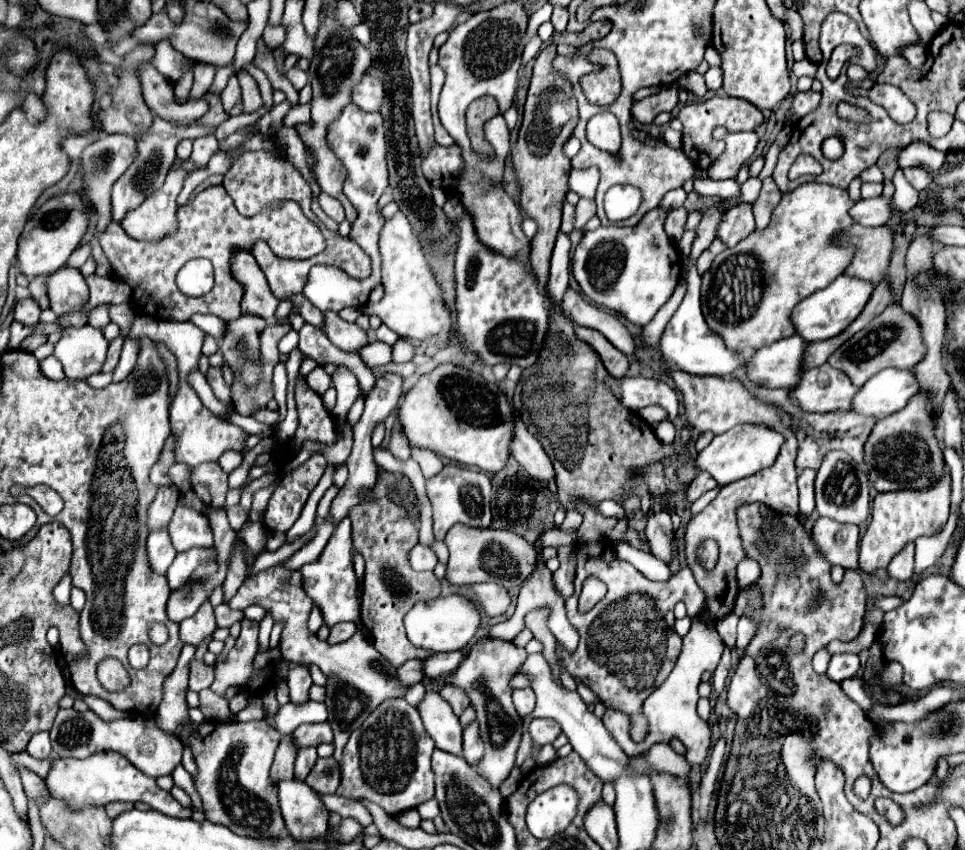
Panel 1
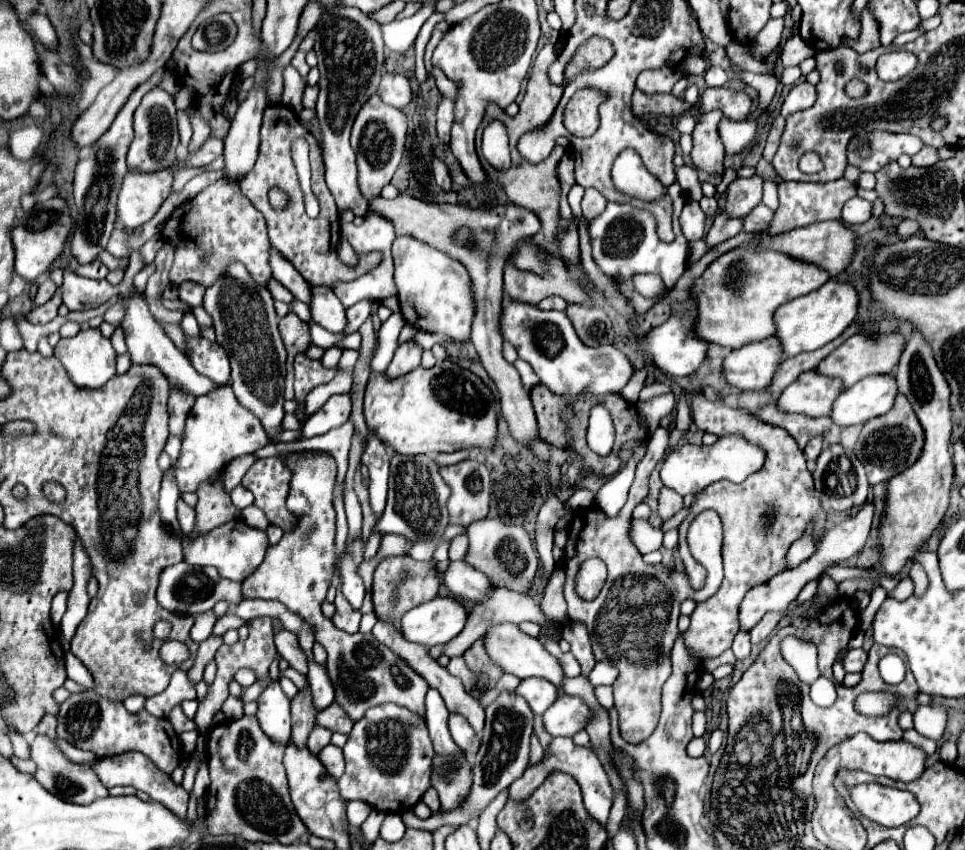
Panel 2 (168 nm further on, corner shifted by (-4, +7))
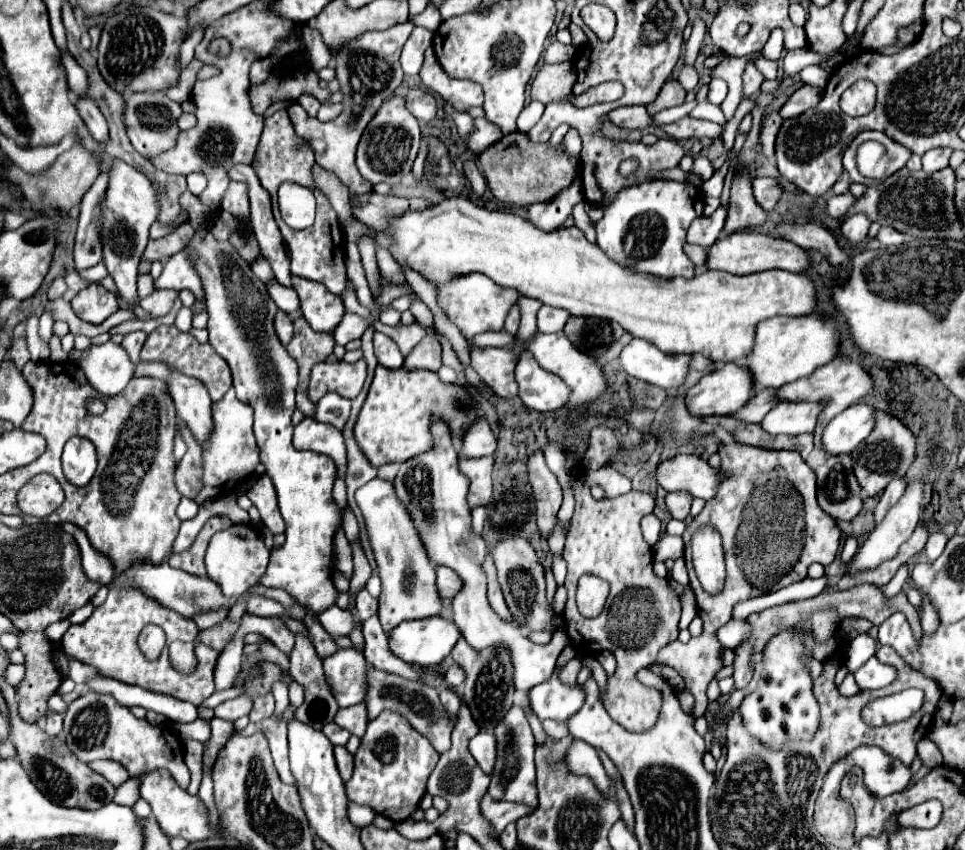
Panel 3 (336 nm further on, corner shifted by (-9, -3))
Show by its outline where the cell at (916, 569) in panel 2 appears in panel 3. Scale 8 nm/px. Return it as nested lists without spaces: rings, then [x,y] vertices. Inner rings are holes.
[[[923,593],[923,601],[921,601],[921,627],[923,627],[923,633],[933,633],[937,629],[937,625],[939,625],[937,611],[935,611],[933,603]]]

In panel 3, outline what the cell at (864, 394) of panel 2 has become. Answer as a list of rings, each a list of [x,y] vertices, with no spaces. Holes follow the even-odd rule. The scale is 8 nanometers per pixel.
[[[855,403],[841,411],[825,427],[823,445],[829,455],[851,453],[875,427],[875,407],[867,403]]]

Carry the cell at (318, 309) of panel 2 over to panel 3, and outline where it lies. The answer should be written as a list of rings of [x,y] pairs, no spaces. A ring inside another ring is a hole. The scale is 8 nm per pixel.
[[[293,277],[293,287],[301,301],[301,313],[311,329],[321,333],[333,333],[345,315],[343,299],[329,293],[323,283],[305,281],[301,277]]]

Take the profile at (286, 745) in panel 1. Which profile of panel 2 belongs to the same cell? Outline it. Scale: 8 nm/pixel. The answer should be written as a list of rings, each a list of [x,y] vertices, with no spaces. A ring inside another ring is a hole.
[[[306,683],[306,687],[292,699],[292,741],[296,745],[306,745],[306,739],[316,725],[316,713],[318,709],[312,705],[310,683]]]

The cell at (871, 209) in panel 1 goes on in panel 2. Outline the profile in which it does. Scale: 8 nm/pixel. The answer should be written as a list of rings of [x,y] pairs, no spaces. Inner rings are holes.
[[[852,197],[850,201],[844,203],[842,209],[842,221],[844,223],[866,223],[870,219],[870,211],[872,211],[872,203],[864,201],[860,197]]]

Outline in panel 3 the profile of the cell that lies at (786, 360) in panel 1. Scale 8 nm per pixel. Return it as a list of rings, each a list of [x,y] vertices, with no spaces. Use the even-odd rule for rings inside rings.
[[[727,363],[689,391],[687,407],[693,415],[733,415],[753,397],[753,387],[755,379],[747,365]]]

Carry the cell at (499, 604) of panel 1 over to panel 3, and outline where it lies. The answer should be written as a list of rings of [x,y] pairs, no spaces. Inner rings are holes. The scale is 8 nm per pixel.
[[[437,567],[437,589],[441,599],[453,599],[463,587],[461,577],[449,567]]]

